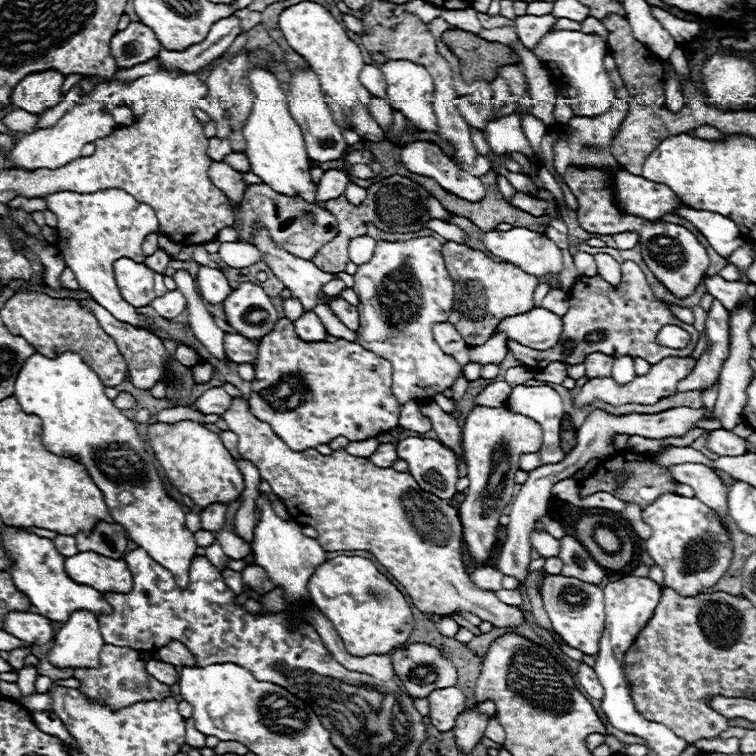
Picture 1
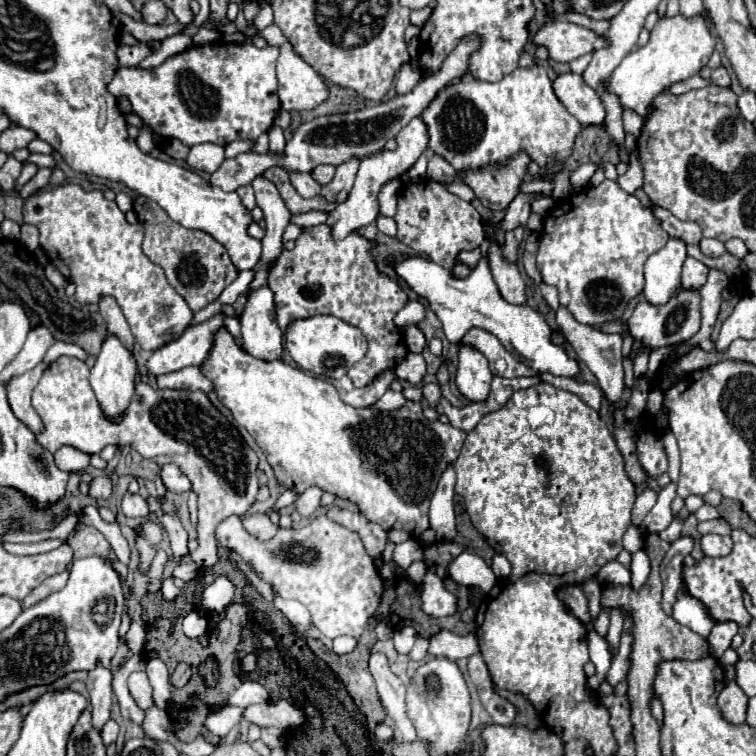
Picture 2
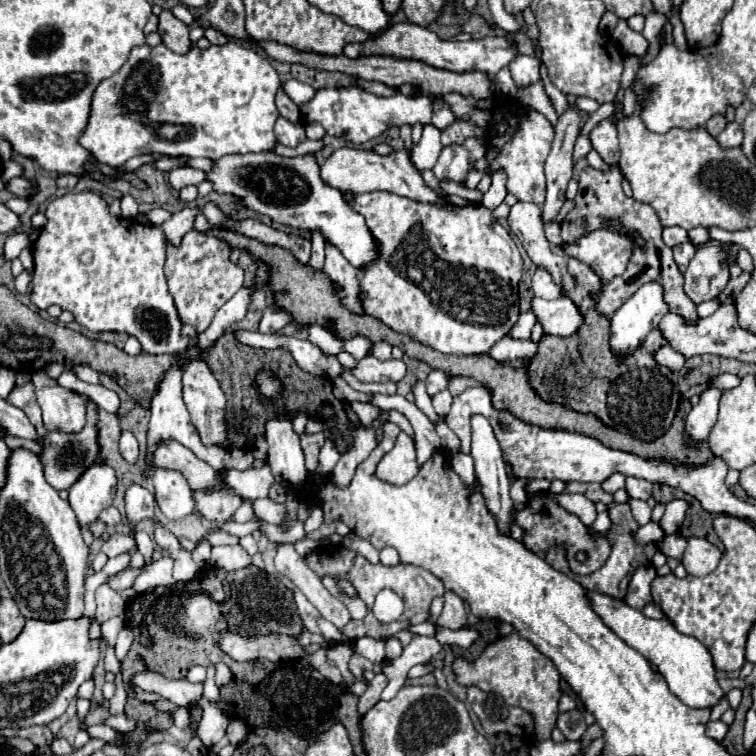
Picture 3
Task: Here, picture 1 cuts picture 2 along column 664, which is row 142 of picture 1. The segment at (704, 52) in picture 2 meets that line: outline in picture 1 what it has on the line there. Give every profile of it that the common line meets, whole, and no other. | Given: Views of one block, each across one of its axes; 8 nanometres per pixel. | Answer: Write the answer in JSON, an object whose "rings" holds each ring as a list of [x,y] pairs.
{"rings":[[[82,102],[80,106],[72,108],[70,112],[66,112],[56,126],[52,128],[38,128],[30,134],[24,134],[14,150],[12,150],[12,168],[20,168],[20,170],[38,170],[38,168],[60,168],[64,164],[68,164],[68,160],[76,160],[80,158],[80,148],[88,142],[94,142],[98,138],[106,138],[112,130],[116,128],[116,122],[112,120],[112,116],[108,116],[108,112],[96,104],[96,102]]]}

